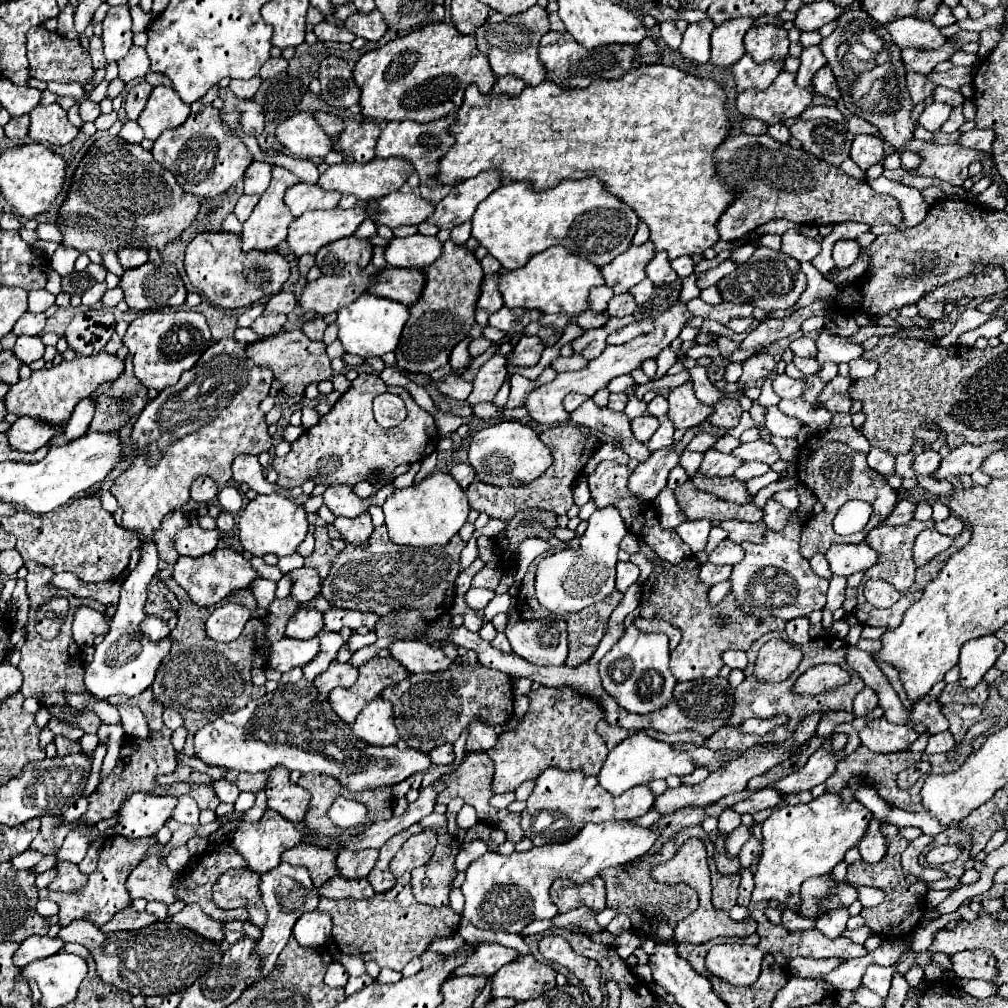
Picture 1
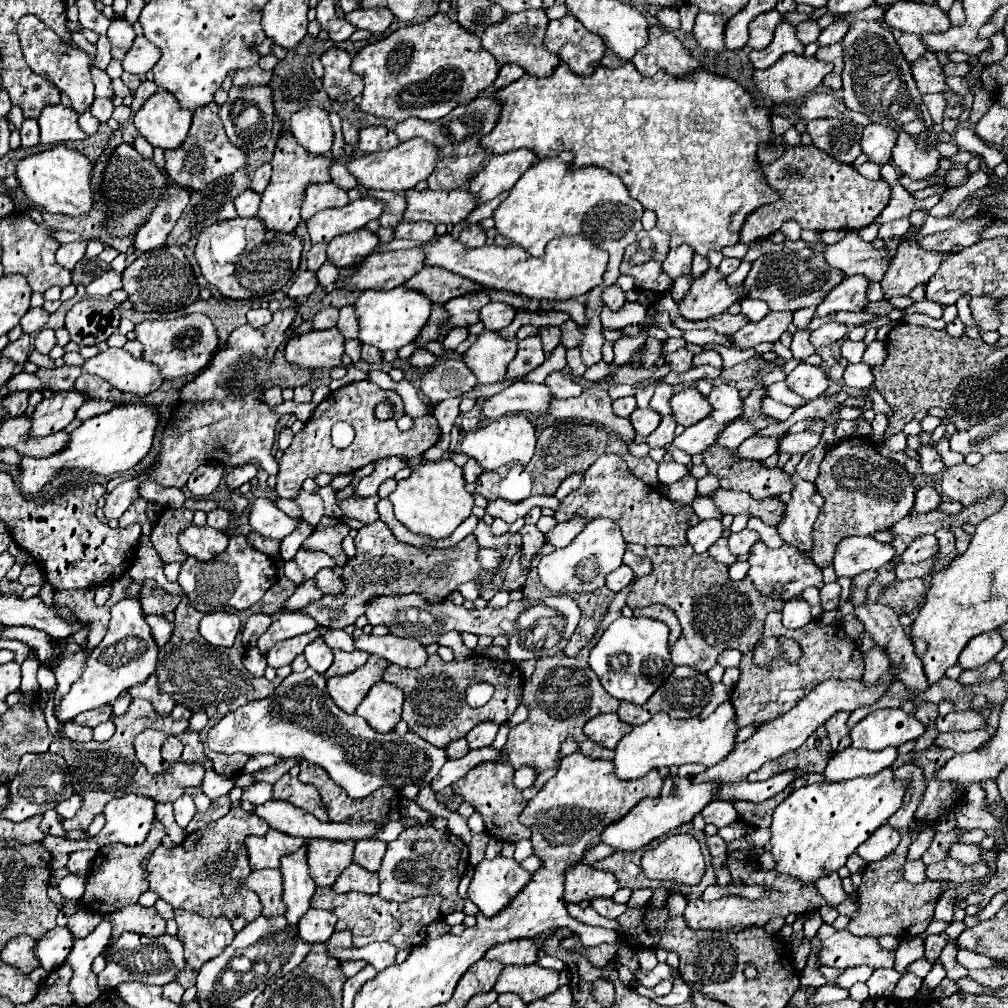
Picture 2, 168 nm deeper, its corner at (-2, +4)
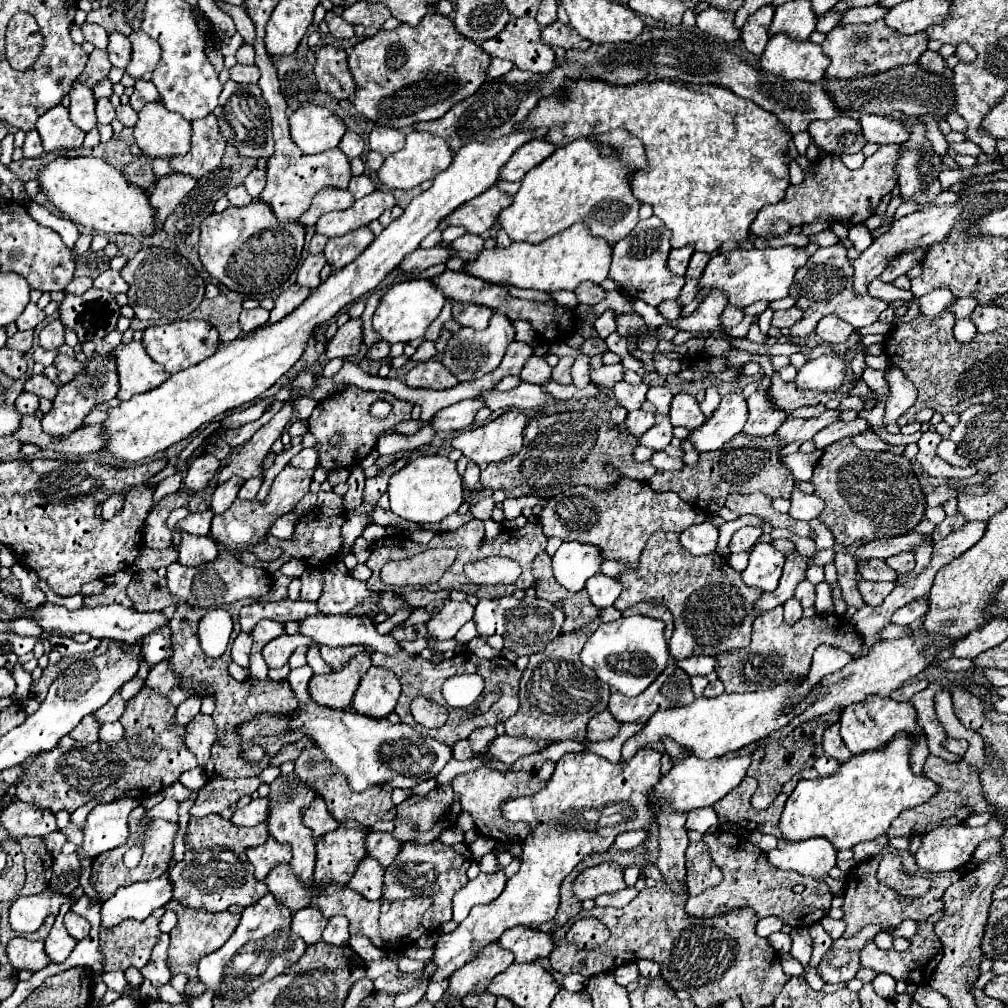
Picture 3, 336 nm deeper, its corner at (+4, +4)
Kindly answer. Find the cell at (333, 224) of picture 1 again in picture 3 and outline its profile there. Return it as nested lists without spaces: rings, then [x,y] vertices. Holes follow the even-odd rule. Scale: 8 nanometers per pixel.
[[[374,190],[372,194],[360,198],[354,202],[354,206],[342,210],[342,212],[328,212],[322,214],[316,222],[314,230],[316,234],[324,234],[328,238],[342,236],[350,230],[358,230],[372,220],[380,218],[380,214],[388,208],[394,208],[394,196],[386,190]]]

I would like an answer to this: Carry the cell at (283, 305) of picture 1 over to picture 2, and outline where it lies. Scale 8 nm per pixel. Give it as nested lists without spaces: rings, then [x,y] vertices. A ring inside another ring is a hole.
[[[304,270],[296,282],[290,286],[288,290],[288,298],[298,298],[298,296],[310,296],[314,292],[314,288],[318,286],[318,278],[314,272],[310,270]]]

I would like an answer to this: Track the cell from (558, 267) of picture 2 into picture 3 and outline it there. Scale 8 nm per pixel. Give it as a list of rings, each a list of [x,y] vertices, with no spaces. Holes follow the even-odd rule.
[[[574,224],[568,230],[540,242],[512,242],[508,248],[484,248],[478,252],[478,258],[464,260],[462,272],[478,276],[488,284],[500,286],[516,286],[544,292],[560,292],[560,290],[576,290],[582,282],[590,280],[600,284],[608,276],[612,248],[602,238],[594,238],[584,224]]]

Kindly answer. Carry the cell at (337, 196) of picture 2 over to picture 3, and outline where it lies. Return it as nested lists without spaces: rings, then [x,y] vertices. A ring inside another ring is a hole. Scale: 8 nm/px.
[[[322,188],[314,198],[310,208],[300,216],[300,224],[314,226],[316,220],[332,210],[346,210],[354,204],[354,198],[348,190],[342,188]]]

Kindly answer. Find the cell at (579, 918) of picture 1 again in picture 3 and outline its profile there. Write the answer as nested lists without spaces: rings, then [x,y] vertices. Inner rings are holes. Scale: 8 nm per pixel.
[[[624,888],[624,890],[618,890],[618,892],[614,892],[614,894],[602,894],[602,896],[598,896],[594,902],[596,902],[596,906],[622,908],[622,906],[626,906],[628,902],[632,902],[634,896],[638,896],[638,890],[636,890],[636,888]]]

